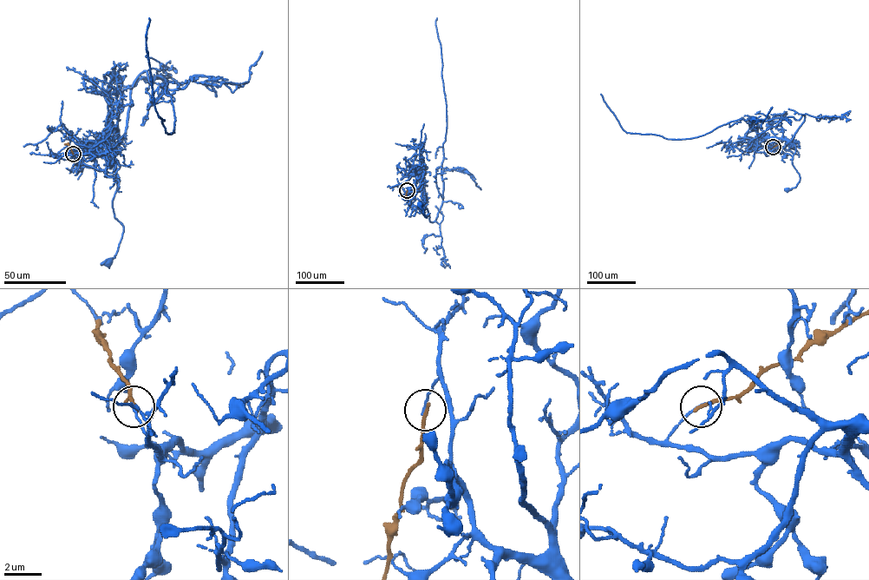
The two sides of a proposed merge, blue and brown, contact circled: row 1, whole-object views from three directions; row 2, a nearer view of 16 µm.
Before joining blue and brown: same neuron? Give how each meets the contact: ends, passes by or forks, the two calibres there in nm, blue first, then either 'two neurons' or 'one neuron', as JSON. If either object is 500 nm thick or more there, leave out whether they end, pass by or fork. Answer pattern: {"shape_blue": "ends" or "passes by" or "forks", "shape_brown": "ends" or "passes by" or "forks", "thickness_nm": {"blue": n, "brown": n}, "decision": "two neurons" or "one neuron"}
{"shape_blue": "ends", "shape_brown": "ends", "thickness_nm": {"blue": 110, "brown": 200}, "decision": "two neurons"}

